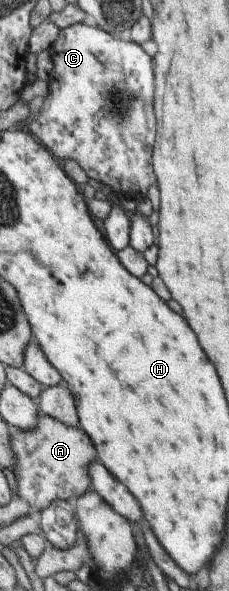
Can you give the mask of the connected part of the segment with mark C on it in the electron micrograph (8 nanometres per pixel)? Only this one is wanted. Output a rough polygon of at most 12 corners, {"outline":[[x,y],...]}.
{"outline":[[59,29],[28,130],[121,198],[154,184],[152,60]]}

